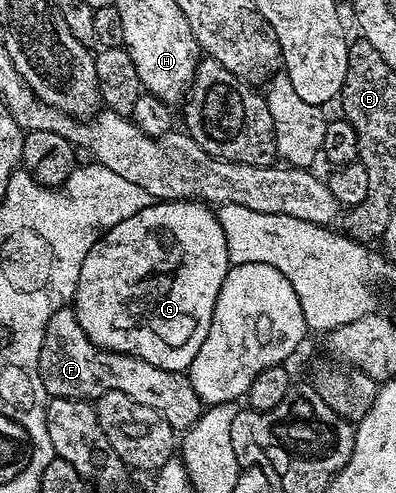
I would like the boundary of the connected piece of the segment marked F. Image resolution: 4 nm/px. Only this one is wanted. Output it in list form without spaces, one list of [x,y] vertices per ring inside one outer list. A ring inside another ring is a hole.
[[[71,307],[58,310],[54,318],[46,322],[40,355],[40,377],[49,397],[61,396],[92,402],[110,390],[122,390],[122,394],[134,398],[134,402],[142,402],[142,406],[158,410],[158,414],[162,414],[162,418],[166,418],[166,422],[177,430],[191,428],[202,411],[200,396],[183,371],[159,369],[158,366],[150,366],[150,362],[142,362],[142,358],[100,348],[90,342]]]

